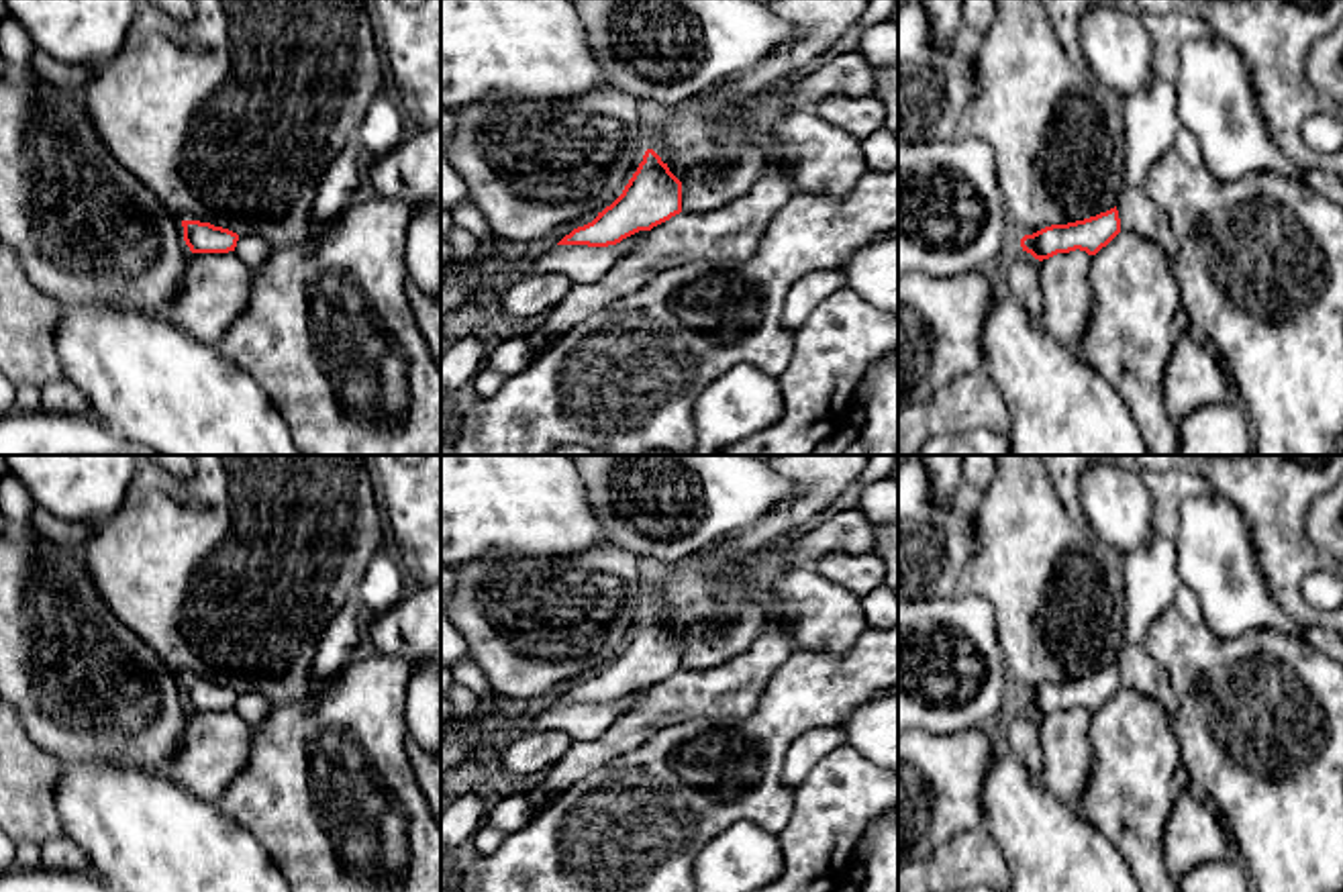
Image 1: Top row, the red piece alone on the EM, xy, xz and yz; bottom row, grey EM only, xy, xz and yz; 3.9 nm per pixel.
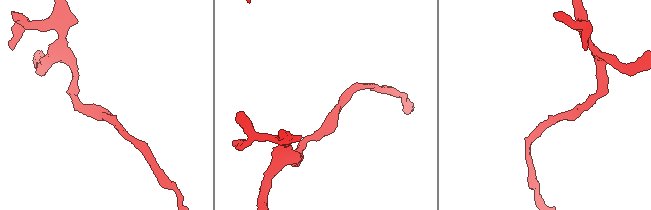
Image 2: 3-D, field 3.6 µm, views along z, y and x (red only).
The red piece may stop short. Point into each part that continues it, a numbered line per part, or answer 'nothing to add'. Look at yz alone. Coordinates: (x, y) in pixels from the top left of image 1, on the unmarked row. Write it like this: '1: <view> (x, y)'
1: yz (1139, 672)

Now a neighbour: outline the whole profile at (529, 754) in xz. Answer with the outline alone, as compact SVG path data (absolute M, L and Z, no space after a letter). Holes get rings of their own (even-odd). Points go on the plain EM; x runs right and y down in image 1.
M561 731L520 733L496 757L502 772L537 778L555 765L571 745L574 739Z

